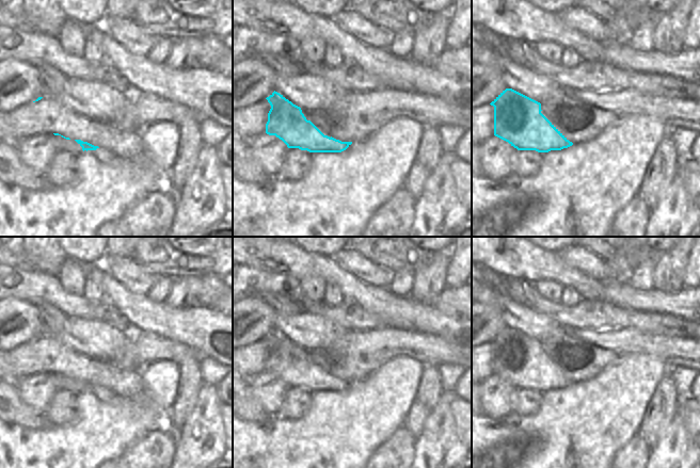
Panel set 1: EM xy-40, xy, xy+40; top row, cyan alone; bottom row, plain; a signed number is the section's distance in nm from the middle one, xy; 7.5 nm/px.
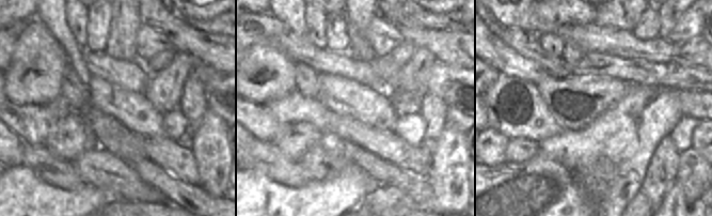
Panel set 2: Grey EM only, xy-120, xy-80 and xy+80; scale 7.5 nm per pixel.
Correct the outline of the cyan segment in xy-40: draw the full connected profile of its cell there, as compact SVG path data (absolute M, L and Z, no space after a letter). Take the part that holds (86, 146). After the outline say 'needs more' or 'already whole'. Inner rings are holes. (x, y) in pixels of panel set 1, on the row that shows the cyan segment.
M75 140L81 147L82 150L86 150L90 154L94 155L102 163L122 163L123 159L113 155L109 150L101 149L98 146L94 146L88 142L81 140Z; needs more

